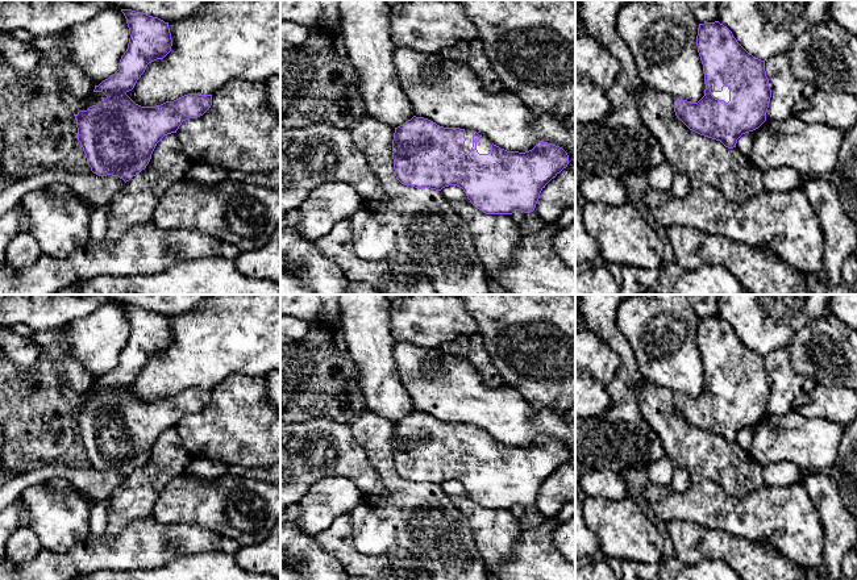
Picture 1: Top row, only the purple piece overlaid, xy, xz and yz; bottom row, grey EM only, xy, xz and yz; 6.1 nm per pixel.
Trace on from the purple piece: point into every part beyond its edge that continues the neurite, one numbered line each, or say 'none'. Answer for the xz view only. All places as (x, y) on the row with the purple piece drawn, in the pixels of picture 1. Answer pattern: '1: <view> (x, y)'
1: xz (467, 133)

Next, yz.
1: yz (724, 95)

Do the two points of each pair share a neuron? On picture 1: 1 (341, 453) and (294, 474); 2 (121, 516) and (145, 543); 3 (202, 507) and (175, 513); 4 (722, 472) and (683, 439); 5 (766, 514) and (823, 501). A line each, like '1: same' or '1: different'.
1: same
2: different
3: same
4: same
5: different

